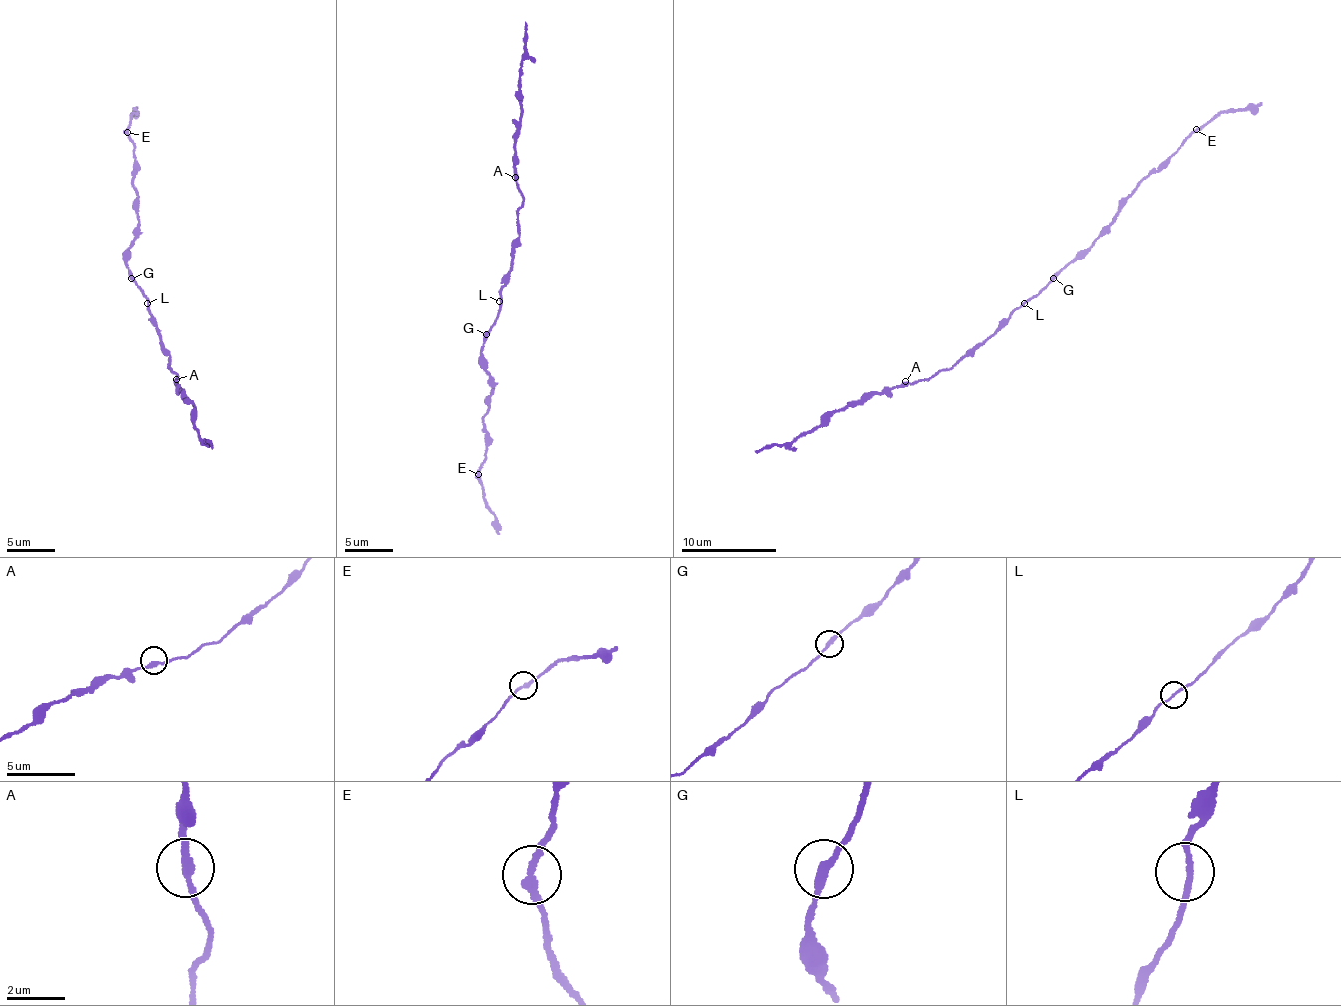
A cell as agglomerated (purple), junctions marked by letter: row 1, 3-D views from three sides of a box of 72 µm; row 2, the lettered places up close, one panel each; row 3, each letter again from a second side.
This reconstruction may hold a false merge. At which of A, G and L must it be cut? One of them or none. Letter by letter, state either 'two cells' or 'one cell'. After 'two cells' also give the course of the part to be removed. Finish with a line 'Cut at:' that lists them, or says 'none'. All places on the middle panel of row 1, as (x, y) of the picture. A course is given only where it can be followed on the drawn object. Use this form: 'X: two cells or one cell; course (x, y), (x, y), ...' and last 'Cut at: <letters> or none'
A: one cell
G: one cell
L: one cell
Cut at: none

